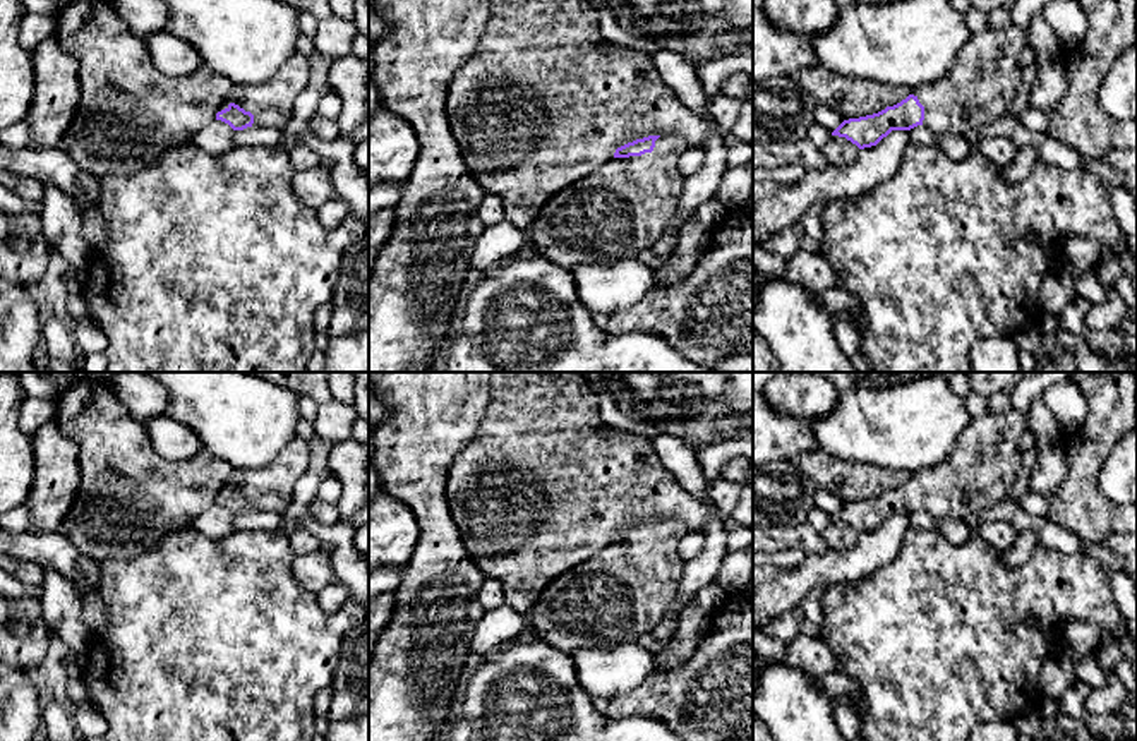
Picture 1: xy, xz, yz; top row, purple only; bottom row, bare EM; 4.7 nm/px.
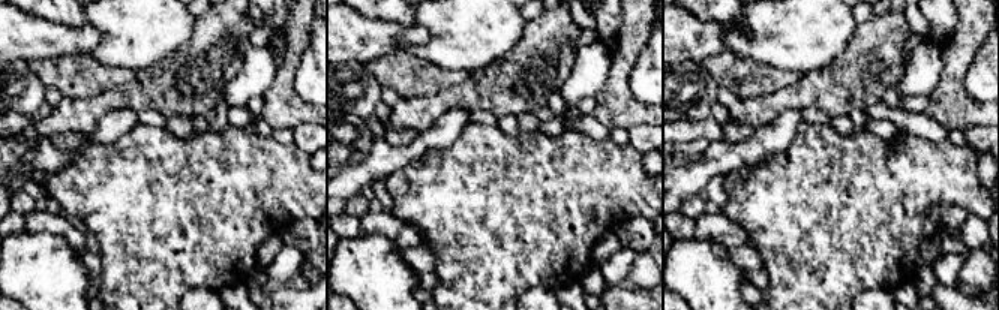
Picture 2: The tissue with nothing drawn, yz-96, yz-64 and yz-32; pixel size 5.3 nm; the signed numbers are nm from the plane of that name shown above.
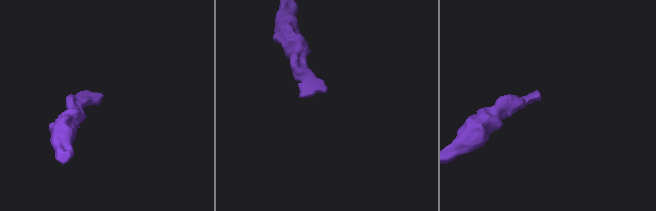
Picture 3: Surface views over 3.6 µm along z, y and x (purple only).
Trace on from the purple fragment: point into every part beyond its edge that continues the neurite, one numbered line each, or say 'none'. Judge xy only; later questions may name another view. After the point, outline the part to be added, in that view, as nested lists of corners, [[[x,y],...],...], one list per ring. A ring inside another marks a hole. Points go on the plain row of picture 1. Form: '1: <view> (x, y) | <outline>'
1: xy (271, 487) | [[[295,434],[274,461],[264,468],[235,468],[226,485],[254,499],[252,511],[285,513],[292,501],[295,482],[309,465],[307,443]]]

